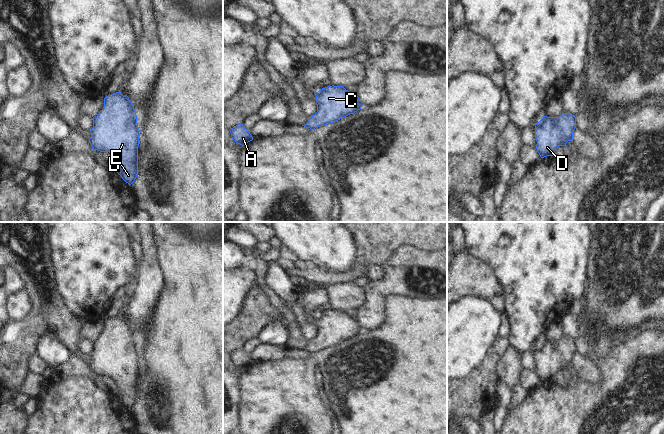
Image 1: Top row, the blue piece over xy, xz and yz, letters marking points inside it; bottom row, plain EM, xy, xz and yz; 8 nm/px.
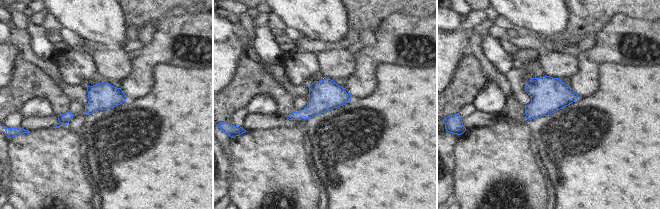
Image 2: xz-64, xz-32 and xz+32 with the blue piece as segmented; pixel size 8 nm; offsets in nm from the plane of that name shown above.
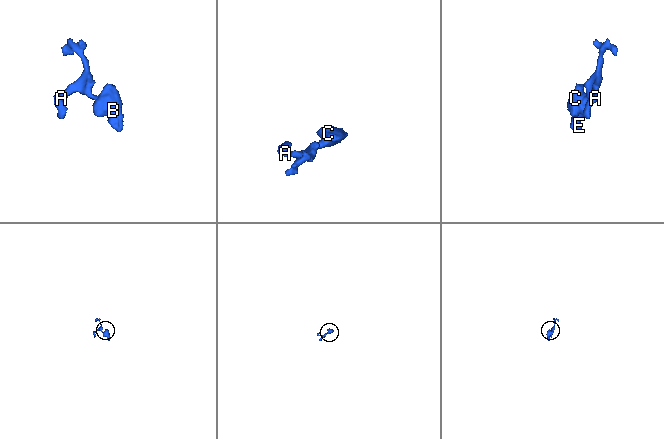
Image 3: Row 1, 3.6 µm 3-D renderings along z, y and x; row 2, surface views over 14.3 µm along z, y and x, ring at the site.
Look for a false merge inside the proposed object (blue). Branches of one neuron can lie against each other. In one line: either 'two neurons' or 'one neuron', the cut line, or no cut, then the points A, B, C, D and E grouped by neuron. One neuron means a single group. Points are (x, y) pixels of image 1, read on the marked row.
one neuron; cut none; groups A B C D E

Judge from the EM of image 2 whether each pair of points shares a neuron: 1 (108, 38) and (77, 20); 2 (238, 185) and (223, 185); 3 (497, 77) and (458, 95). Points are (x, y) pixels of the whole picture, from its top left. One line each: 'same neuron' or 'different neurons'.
1: same neuron
2: different neurons
3: different neurons

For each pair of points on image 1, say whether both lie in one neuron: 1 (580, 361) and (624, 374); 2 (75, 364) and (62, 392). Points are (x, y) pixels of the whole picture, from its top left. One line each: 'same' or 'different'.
1: different
2: different

